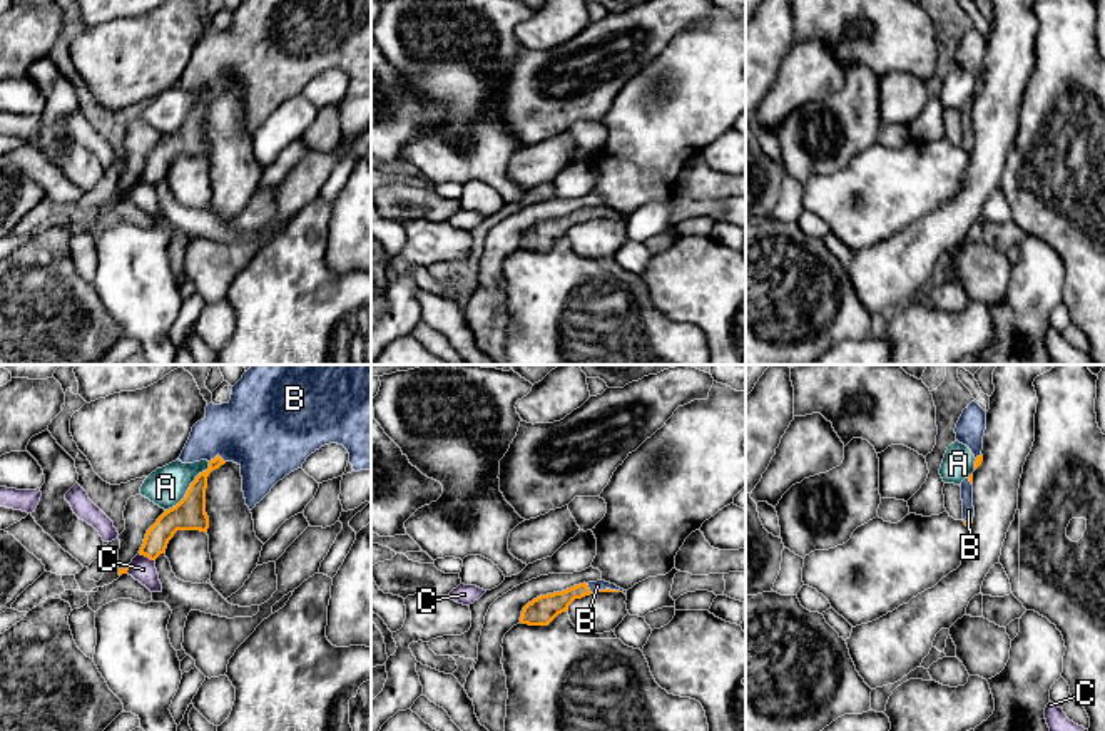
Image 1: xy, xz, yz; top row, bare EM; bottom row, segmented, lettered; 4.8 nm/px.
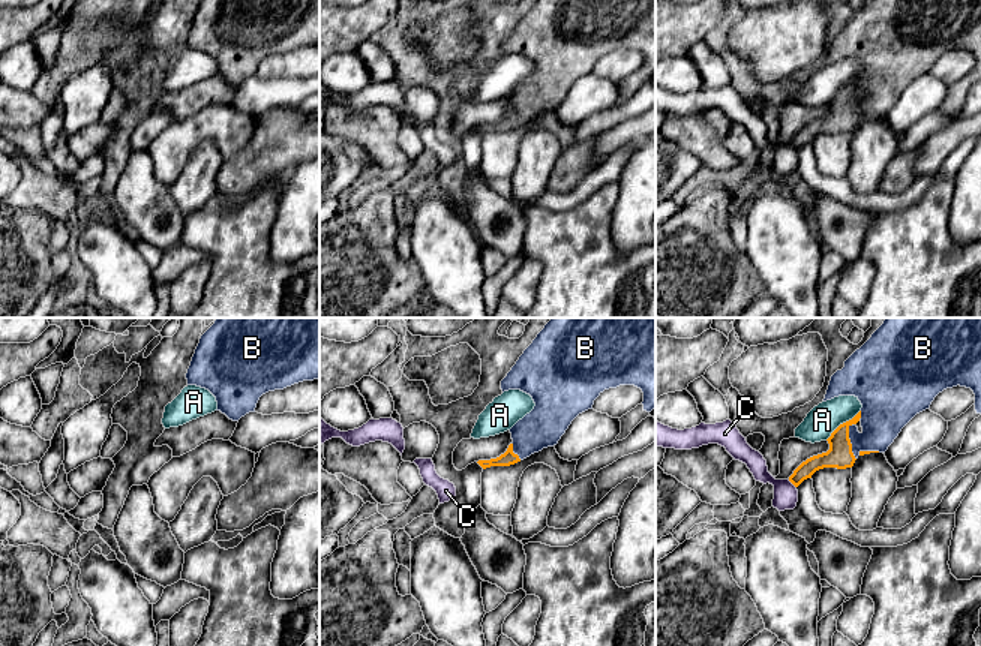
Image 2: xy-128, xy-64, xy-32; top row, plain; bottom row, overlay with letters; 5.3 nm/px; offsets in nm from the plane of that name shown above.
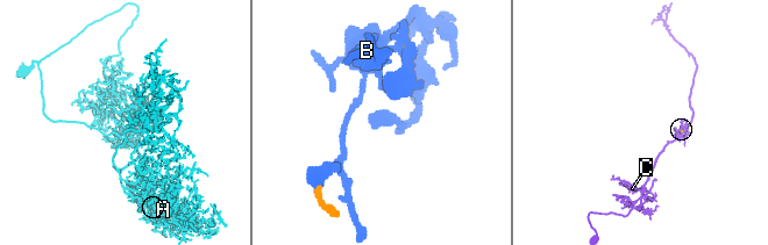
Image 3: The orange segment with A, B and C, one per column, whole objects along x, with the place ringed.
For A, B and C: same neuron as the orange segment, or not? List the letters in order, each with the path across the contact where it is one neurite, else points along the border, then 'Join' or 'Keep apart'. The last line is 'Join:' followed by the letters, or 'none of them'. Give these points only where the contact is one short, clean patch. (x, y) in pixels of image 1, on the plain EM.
A: Boundary: xy (209, 87), (188, 117), (166, 136). Keep apart
B: Path across: xy (194, 126), (201, 104), (218, 81), (241, 57), (261, 54). Join
C: Boundary: xy (139, 178), (154, 186). Keep apart
Join: B

